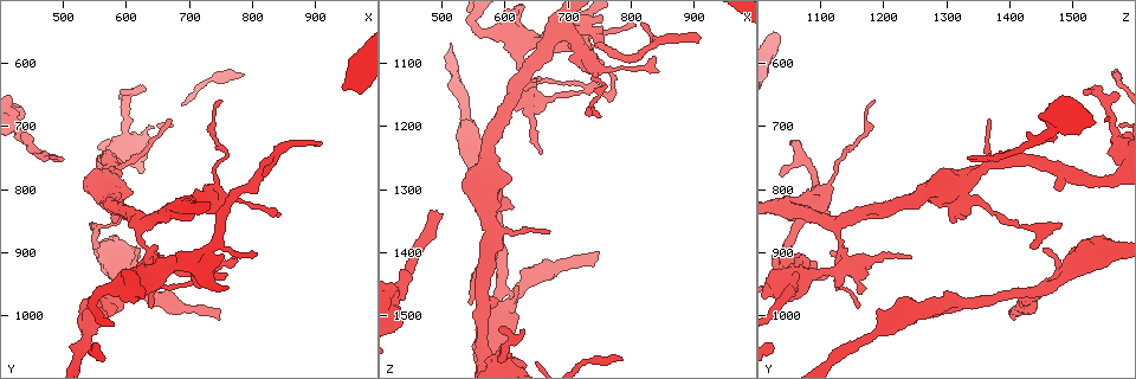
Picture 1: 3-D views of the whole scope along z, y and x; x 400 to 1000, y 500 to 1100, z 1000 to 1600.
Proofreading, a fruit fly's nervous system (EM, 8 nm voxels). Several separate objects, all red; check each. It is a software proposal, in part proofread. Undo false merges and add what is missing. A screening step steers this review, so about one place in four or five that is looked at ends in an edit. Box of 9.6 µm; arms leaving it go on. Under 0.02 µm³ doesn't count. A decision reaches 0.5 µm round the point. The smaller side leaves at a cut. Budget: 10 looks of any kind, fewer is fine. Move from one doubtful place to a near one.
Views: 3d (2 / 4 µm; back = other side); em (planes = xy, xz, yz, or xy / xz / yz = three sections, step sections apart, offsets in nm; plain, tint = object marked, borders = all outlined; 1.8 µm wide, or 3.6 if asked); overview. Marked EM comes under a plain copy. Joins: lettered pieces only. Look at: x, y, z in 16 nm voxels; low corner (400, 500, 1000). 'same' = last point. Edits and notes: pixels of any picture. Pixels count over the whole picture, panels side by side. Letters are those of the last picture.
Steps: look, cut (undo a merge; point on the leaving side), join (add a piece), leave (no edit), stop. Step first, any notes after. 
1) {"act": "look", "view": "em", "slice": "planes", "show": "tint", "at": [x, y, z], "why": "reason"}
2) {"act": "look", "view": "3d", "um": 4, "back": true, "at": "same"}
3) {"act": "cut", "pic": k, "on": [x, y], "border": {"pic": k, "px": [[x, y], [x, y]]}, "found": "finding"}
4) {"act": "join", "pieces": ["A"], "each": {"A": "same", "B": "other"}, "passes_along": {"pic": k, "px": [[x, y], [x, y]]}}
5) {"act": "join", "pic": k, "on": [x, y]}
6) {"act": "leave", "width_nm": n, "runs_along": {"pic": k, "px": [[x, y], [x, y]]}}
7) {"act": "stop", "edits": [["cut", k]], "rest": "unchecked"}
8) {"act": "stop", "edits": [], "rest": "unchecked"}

{"act": "look", "view": "em", "slice": "yz", "step": 4, "show": "borders", "at": [745, 1005, 1400], "why": "branch stops here"}

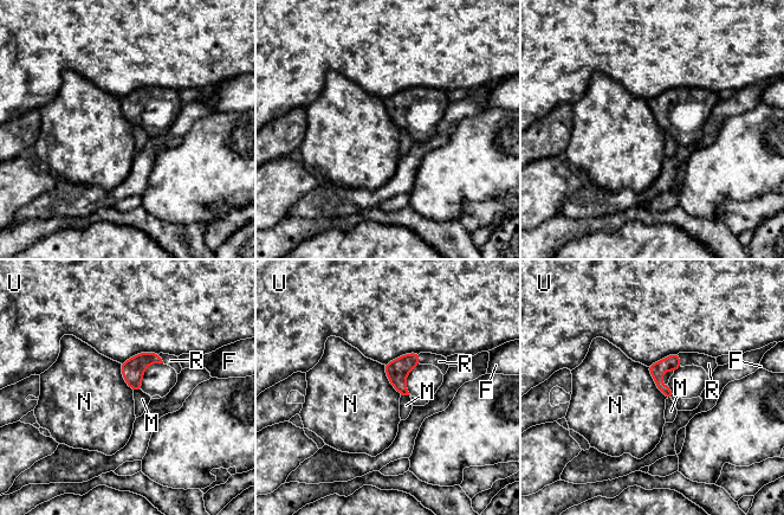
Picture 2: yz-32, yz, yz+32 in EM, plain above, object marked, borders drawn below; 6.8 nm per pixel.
{"act": "look", "view": "em", "slice": "xy", "step": 8, "show": "borders", "at": "same", "why": "another direction"}

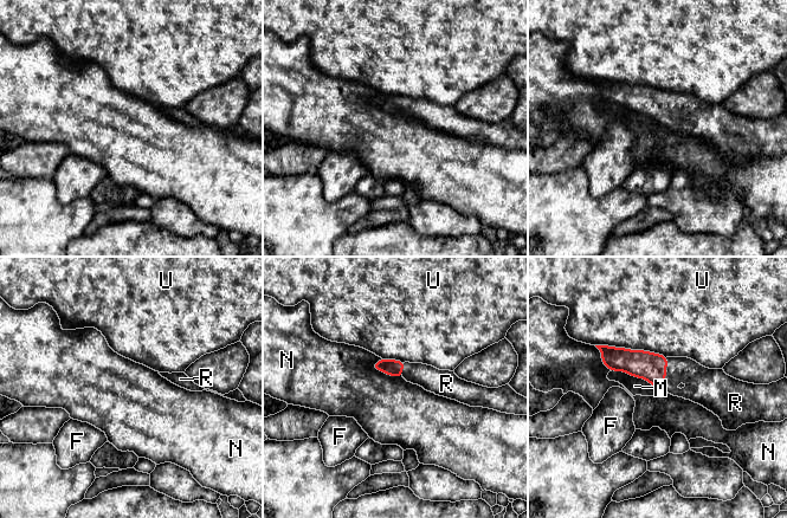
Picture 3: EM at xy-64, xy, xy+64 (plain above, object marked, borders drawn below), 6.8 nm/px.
{"act": "join", "pieces": ["R"], "each": {"F": "other", "M": "other", "N": "other", "R": "same", "U": "other"}, "passes_along": {"pic": 3, "px": [[651, 367], [665, 374], [701, 383]]}, "found": "it goes on there"}

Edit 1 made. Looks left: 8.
{"act": "look", "view": "3d", "um": 2, "at": [635, 910, 1135], "why": "abrupt turn"}

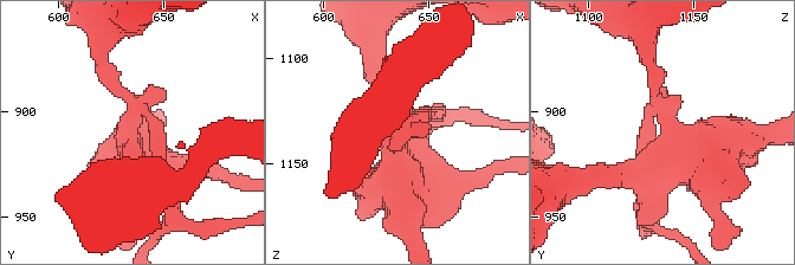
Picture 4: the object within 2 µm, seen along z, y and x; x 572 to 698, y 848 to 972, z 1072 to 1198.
{"act": "look", "view": "em", "slice": "planes", "show": "borders", "at": [636, 909, 1136], "why": "shape alone is not enough"}

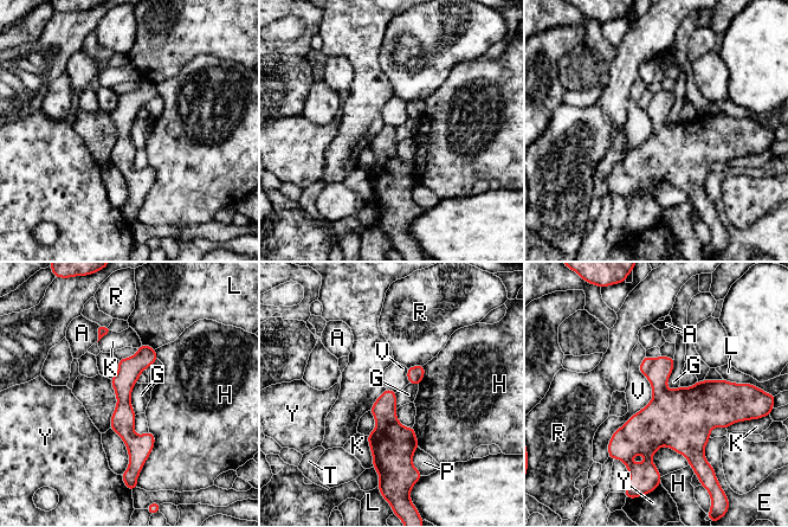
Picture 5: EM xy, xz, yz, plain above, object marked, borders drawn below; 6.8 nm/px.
{"act": "cut", "pic": 5, "on": [663, 400], "longest_contact_nm": ["V", 750], "each": {"A": "other", "E": "other", "G": "other", "H": "other", "K": "other", "L": "other", "P": "other", "R": "other", "T": "other", "V": "other", "Y": "other"}, "part_leaving": {"pic": 5, "px": [[144, 347], [124, 379], [133, 466]]}, "found": "two neurons meet here"}

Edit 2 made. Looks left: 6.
{"act": "look", "view": "overview", "why": "see it whole again"}

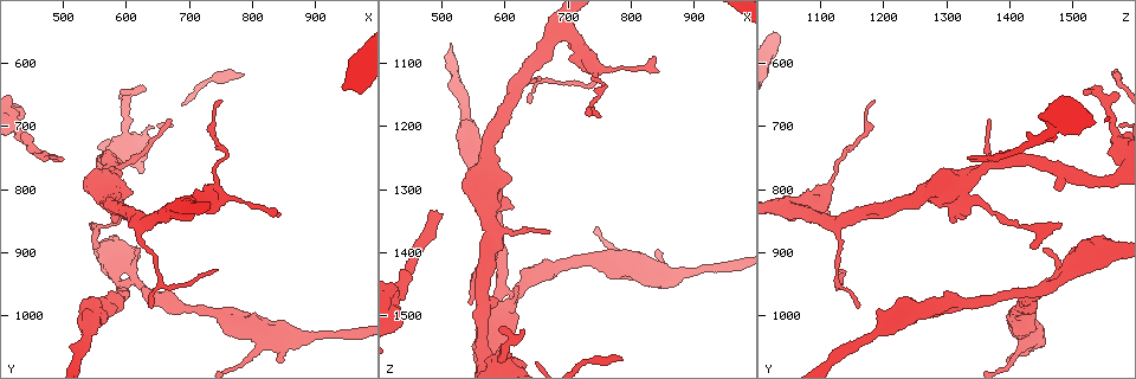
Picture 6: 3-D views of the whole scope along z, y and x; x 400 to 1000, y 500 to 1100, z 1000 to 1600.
{"act": "look", "view": "em", "slice": "planes", "show": "borders", "at": [485, 755, 1330], "why": "thin end"}

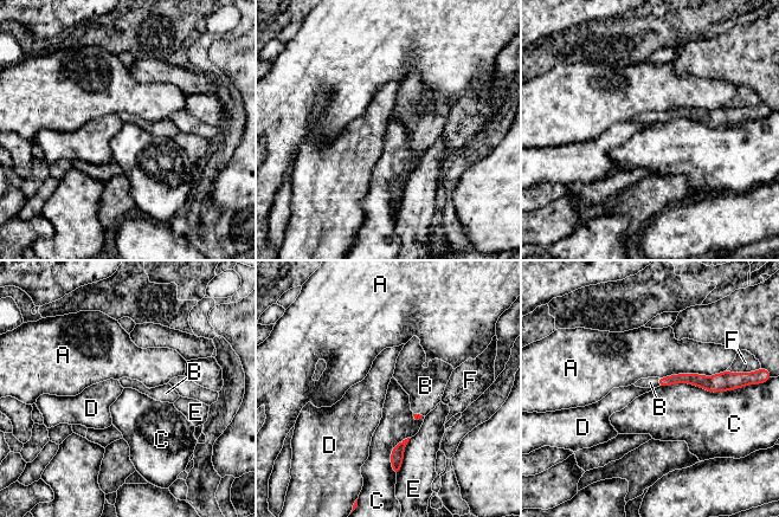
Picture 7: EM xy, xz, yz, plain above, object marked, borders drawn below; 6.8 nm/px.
{"act": "join", "pieces": ["B"], "each": {"A": "other", "B": "same", "C": "other", "D": "other", "E": "other", "F": "other"}, "passes_along": {"pic": 7, "px": [[690, 379], [658, 382], [650, 382]]}, "found": "it goes on there"}

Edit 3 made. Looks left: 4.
{"act": "stop", "edits": [["join", 3], ["cut", 5], ["join", 7]], "rest": "unchecked"}

